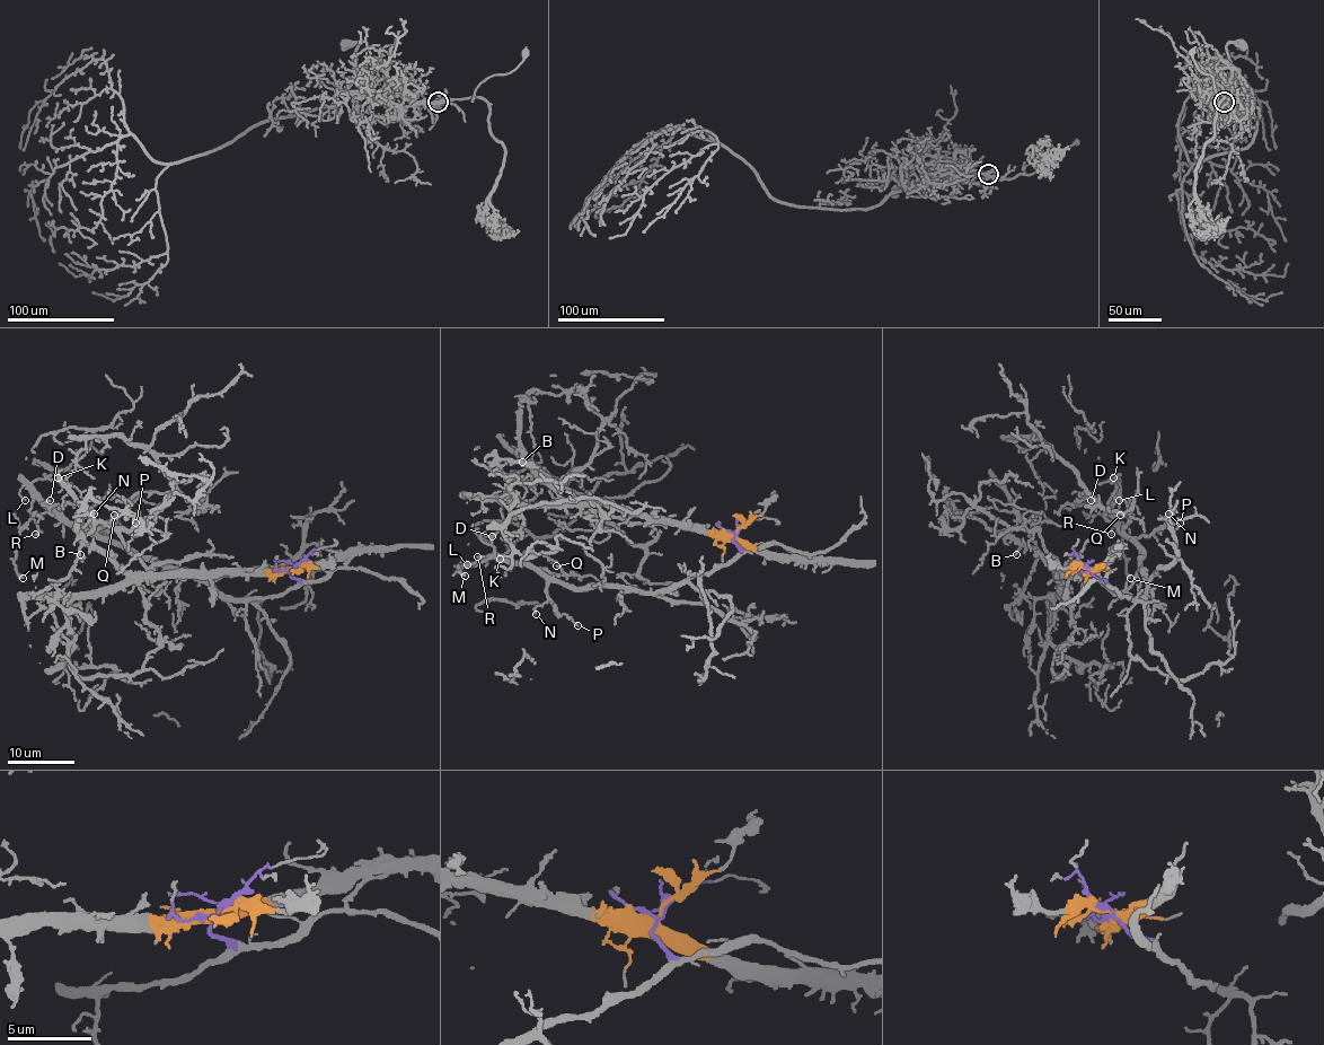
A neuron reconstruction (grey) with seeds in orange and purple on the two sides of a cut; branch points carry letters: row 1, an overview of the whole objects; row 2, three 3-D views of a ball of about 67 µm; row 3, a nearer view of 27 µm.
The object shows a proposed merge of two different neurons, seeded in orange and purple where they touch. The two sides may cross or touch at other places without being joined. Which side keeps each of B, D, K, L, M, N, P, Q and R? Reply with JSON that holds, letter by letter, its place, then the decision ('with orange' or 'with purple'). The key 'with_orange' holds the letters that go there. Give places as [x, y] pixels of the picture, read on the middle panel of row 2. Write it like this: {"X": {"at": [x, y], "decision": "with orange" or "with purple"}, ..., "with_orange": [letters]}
{"B": {"at": [522, 462], "decision": "with orange"}, "D": {"at": [492, 536], "decision": "with purple"}, "K": {"at": [500, 559], "decision": "with purple"}, "L": {"at": [467, 564], "decision": "with purple"}, "M": {"at": [465, 576], "decision": "with purple"}, "N": {"at": [536, 614], "decision": "with purple"}, "P": {"at": [577, 625], "decision": "with purple"}, "Q": {"at": [556, 565], "decision": "with purple"}, "R": {"at": [477, 556], "decision": "with purple"}, "with_orange": ["B"]}

